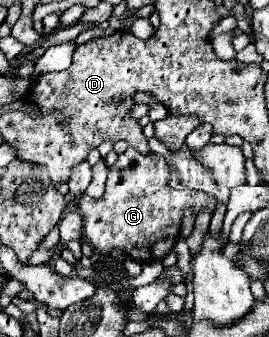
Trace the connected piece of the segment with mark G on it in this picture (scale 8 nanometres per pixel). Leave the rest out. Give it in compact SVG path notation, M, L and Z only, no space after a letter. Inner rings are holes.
M128 148L118 156L110 168L106 192L100 200L82 196L78 206L84 216L84 238L96 252L108 254L118 248L138 262L162 260L176 244L184 208L214 210L216 198L196 190L174 190L168 184L168 164L158 154L142 156L138 150Z

